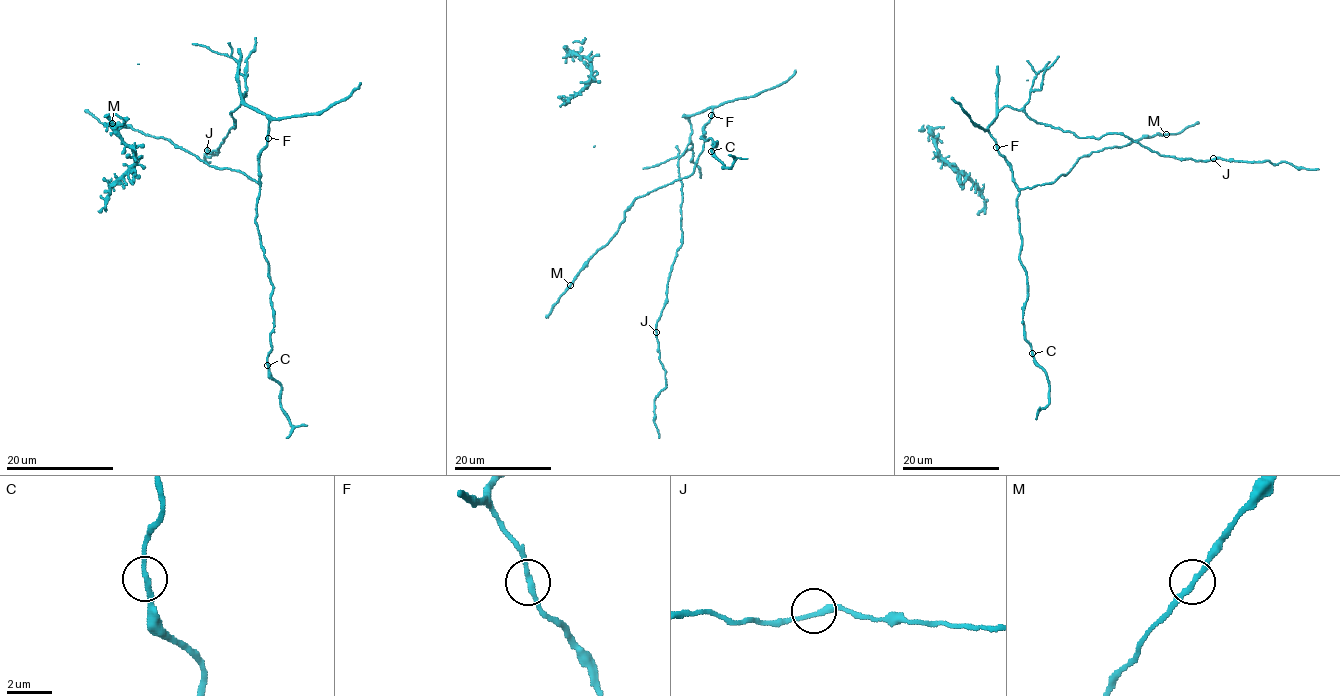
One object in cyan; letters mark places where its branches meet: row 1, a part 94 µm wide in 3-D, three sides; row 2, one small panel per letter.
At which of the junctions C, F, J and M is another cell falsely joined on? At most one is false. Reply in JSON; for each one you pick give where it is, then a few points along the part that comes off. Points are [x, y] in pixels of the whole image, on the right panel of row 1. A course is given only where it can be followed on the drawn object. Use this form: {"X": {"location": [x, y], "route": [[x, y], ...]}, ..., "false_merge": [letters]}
{"false_merge": []}

